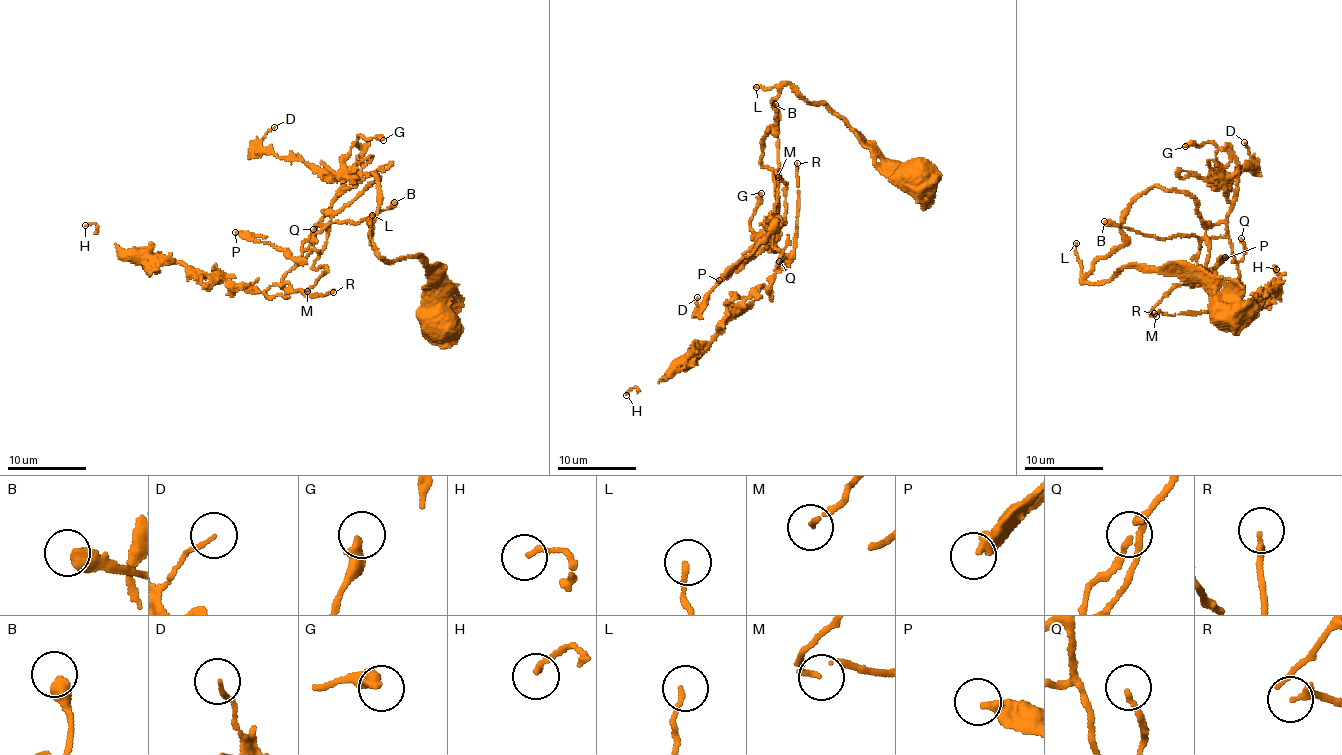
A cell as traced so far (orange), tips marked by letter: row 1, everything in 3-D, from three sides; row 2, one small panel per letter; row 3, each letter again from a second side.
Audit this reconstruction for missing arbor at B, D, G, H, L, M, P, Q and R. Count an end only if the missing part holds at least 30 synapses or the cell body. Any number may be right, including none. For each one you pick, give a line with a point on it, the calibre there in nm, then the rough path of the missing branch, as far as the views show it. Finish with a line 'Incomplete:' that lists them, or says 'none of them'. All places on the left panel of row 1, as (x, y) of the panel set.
Incomplete: none of them

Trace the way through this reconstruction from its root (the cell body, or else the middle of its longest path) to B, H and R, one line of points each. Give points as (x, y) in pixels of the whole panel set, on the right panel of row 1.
B: (1219, 310), (1177, 273), (1083, 282), (1123, 242), (1134, 200), (1191, 194), (1202, 237), (1104, 221)
H: (1219, 310), (1177, 273), (1083, 282), (1140, 195), (1191, 194), (1207, 237), (1229, 239), (1240, 311), (1276, 269)
R: (1219, 310), (1177, 273), (1083, 282), (1158, 186), (1191, 194), (1207, 237), (1229, 239), (1244, 291), (1154, 313)

